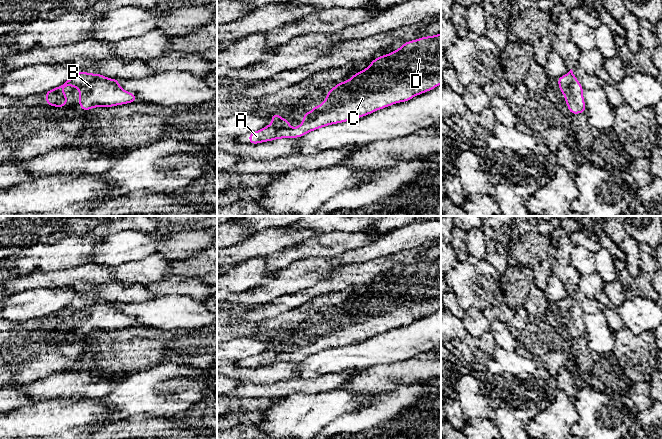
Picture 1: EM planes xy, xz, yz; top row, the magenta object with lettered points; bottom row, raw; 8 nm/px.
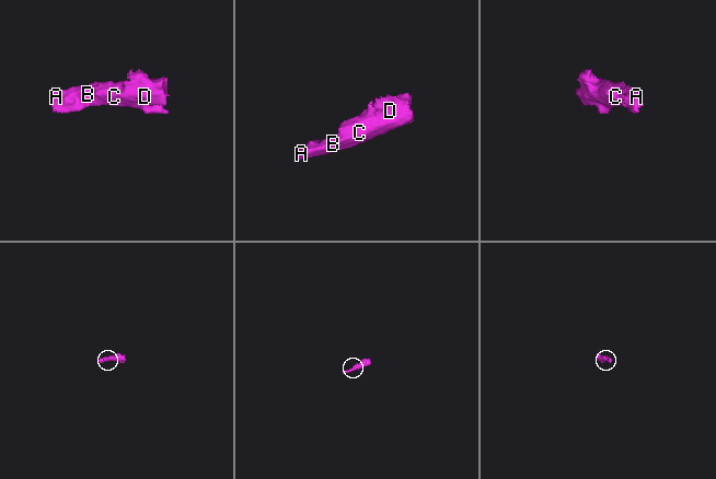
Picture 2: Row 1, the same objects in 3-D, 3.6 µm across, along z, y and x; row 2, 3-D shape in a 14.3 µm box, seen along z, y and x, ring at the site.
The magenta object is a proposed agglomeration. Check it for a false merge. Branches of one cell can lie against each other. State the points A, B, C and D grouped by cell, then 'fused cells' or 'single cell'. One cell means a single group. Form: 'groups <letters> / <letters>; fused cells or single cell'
groups A B C D; single cell

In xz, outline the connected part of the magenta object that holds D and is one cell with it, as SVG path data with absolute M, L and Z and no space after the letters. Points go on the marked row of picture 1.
M441 33L407 41L396 51L375 58L366 69L327 91L327 98L322 104L314 106L310 113L303 114L300 126L291 128L289 119L282 119L276 113L271 114L270 125L249 133L249 144L302 137L324 126L361 118L395 103L406 102L416 95L433 90L439 84L441 84Z

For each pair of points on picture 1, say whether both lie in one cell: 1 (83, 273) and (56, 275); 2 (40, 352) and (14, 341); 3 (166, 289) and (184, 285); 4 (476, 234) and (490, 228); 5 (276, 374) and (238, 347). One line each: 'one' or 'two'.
1: one
2: one
3: one
4: two
5: two

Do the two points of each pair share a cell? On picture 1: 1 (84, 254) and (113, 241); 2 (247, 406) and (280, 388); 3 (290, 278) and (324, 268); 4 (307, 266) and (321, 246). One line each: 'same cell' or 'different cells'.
1: different cells
2: different cells
3: same cell
4: different cells

